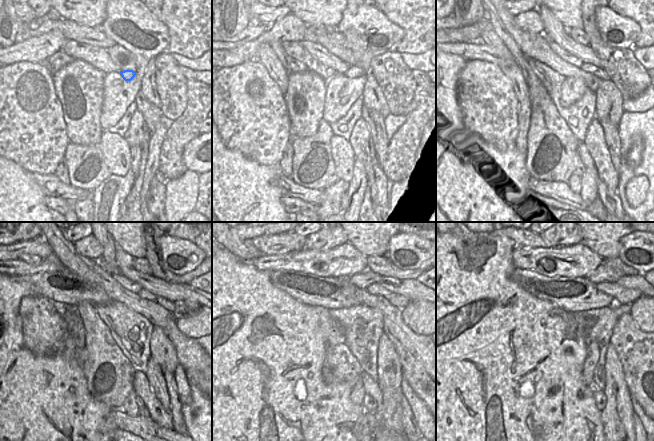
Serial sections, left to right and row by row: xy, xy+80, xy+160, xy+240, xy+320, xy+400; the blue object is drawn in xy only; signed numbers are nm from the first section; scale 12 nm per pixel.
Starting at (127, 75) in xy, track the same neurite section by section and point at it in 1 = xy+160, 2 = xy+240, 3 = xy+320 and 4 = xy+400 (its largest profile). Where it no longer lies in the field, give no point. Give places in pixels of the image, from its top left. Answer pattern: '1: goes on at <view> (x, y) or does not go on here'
1: goes on at xy+160 (598, 72)
2: goes on at xy+240 (142, 293)
3: goes on at xy+320 (400, 301)
4: goes on at xy+400 (622, 295)

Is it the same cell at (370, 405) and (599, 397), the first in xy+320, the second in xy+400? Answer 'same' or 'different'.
same

